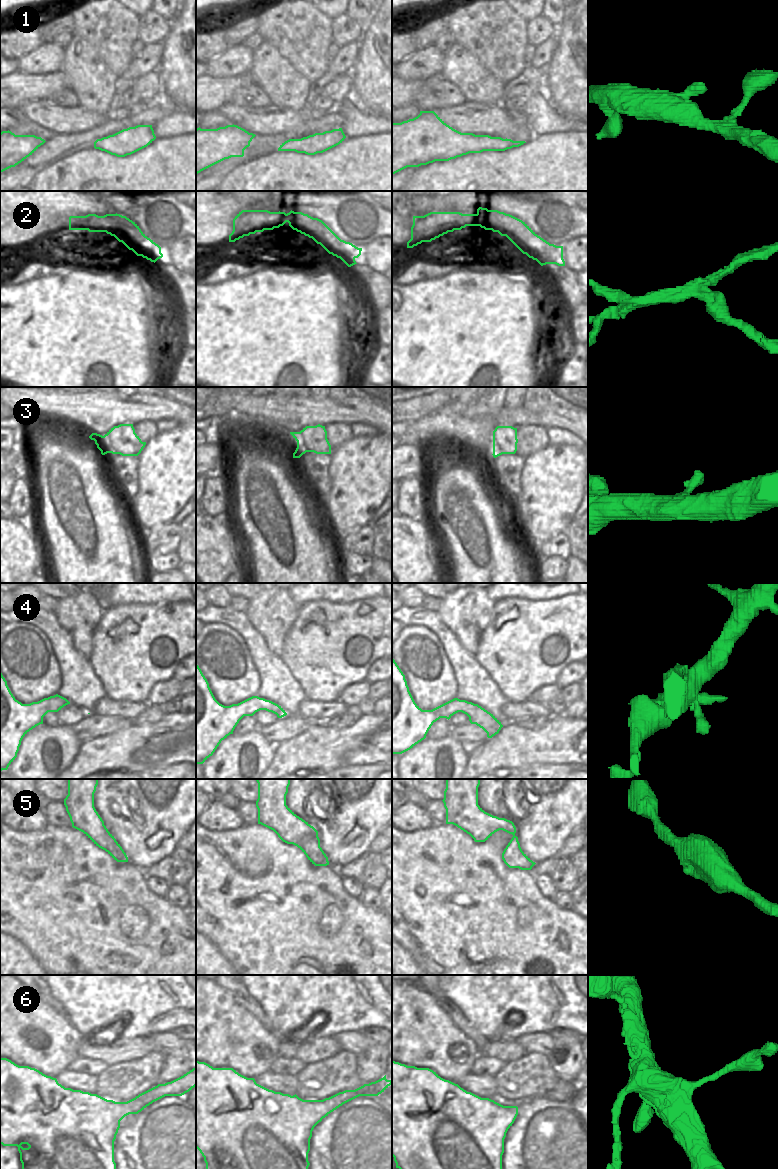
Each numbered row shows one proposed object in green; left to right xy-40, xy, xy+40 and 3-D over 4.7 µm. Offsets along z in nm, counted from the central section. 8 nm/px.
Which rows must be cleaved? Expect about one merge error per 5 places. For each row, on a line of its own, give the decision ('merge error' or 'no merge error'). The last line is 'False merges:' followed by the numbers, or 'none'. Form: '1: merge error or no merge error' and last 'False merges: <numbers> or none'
1: no merge error
2: merge error
3: no merge error
4: no merge error
5: no merge error
6: no merge error
False merges: 2

